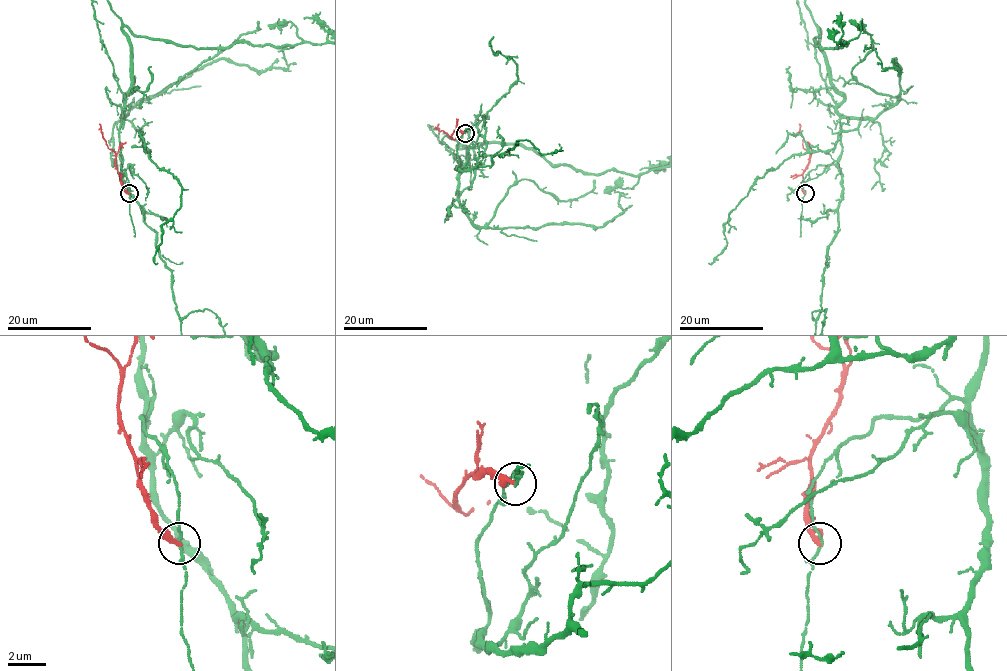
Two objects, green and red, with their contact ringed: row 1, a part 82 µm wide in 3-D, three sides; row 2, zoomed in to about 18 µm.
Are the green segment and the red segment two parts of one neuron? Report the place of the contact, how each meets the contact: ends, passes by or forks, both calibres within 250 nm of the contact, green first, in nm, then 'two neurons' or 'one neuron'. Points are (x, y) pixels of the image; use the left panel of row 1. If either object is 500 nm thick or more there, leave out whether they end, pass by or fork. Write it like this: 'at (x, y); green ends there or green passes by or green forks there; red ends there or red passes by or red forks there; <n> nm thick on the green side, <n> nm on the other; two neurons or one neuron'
at (129, 193); green passes by; red ends there; 100 nm thick on the green side, 300 nm on the other; two neurons

